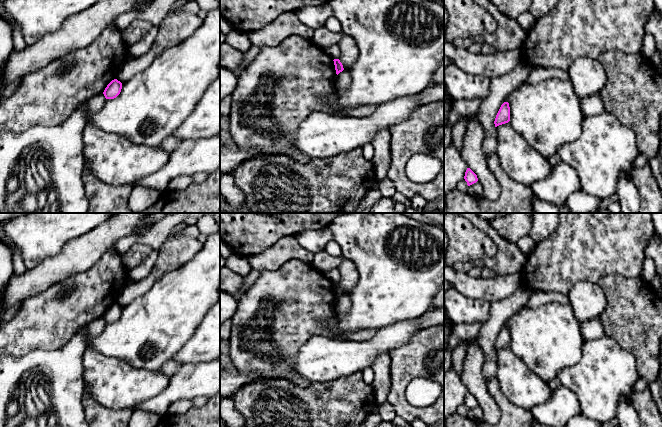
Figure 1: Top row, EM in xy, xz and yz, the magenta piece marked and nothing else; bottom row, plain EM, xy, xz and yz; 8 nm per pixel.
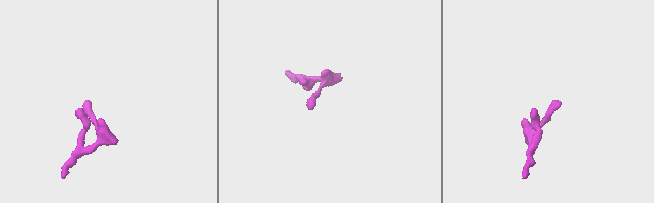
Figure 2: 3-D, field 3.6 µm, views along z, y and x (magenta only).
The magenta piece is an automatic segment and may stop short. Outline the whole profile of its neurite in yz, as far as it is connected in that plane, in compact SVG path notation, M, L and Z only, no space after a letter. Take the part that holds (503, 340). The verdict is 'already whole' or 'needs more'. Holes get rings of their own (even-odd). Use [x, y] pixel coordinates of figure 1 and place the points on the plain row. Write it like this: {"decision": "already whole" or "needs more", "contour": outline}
{"decision": "already whole", "contour": "M504 326L497 339L496 339L496 342L495 342L495 345L494 345L494 348L495 348L495 351L499 350L499 349L502 349L502 348L505 348L505 347L508 347L510 345L510 331L509 331L509 327L508 326Z"}

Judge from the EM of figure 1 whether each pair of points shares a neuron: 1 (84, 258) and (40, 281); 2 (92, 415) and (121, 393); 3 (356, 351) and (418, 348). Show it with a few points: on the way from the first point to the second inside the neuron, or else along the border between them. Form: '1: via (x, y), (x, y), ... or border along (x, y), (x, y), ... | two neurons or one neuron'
1: via (73, 258), (51, 271) | one neuron
2: border along (84, 393), (101, 405), (126, 408) | two neurons
3: border along (412, 336), (405, 343), (393, 348), (388, 354) | two neurons

